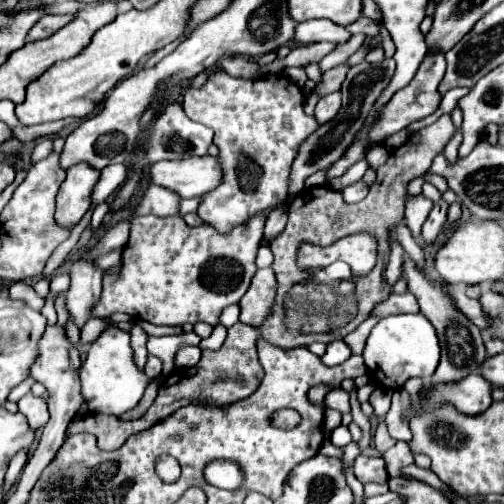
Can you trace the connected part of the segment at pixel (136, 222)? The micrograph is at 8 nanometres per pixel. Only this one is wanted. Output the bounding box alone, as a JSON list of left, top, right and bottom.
[90,211,270,325]

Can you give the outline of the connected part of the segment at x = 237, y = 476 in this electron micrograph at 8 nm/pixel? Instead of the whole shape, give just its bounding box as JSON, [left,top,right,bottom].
[204,461,244,489]

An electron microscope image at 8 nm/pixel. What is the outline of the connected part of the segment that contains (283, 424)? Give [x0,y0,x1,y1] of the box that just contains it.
[272,409,300,429]

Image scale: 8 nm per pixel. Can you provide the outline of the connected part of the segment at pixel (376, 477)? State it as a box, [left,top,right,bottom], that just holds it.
[354,457,388,483]

